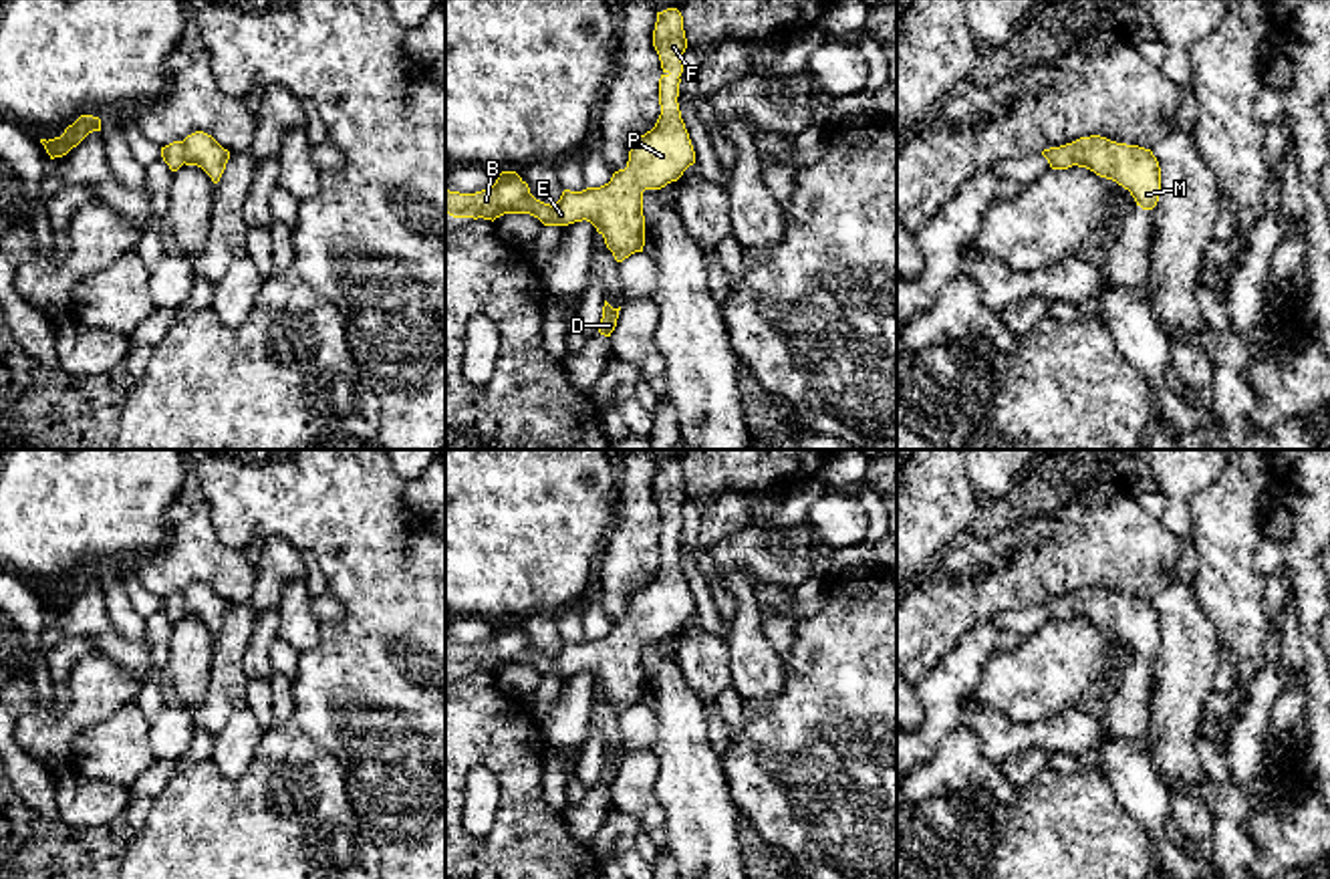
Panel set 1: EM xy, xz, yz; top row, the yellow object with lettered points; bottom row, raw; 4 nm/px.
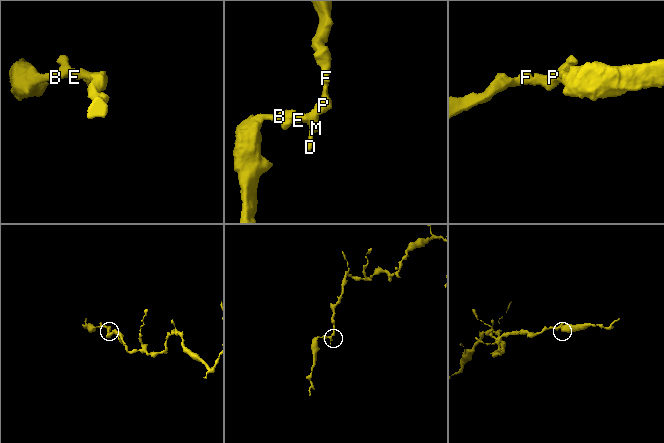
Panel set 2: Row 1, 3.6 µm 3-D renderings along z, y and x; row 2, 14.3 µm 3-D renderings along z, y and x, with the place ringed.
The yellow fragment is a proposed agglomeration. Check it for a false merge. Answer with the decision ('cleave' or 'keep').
keep

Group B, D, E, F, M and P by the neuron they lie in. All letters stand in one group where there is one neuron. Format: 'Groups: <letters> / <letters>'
Groups: B D E F M P

